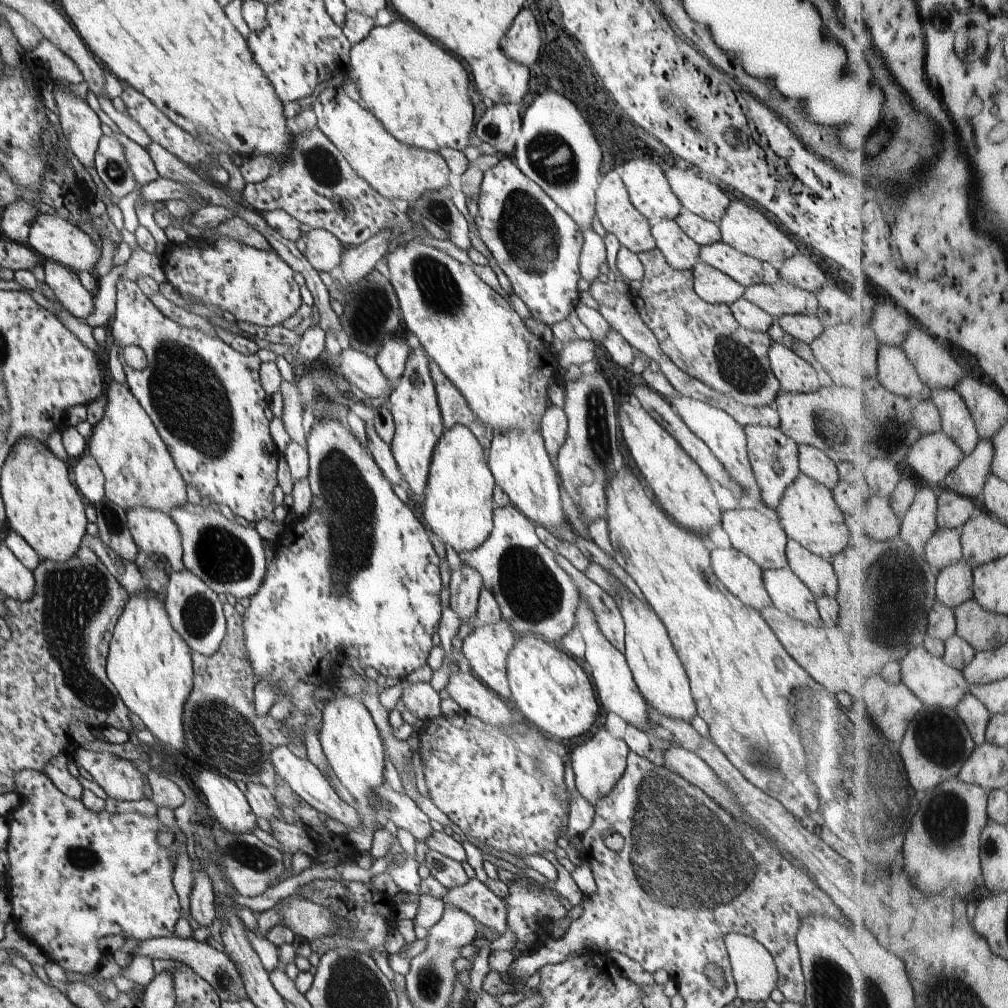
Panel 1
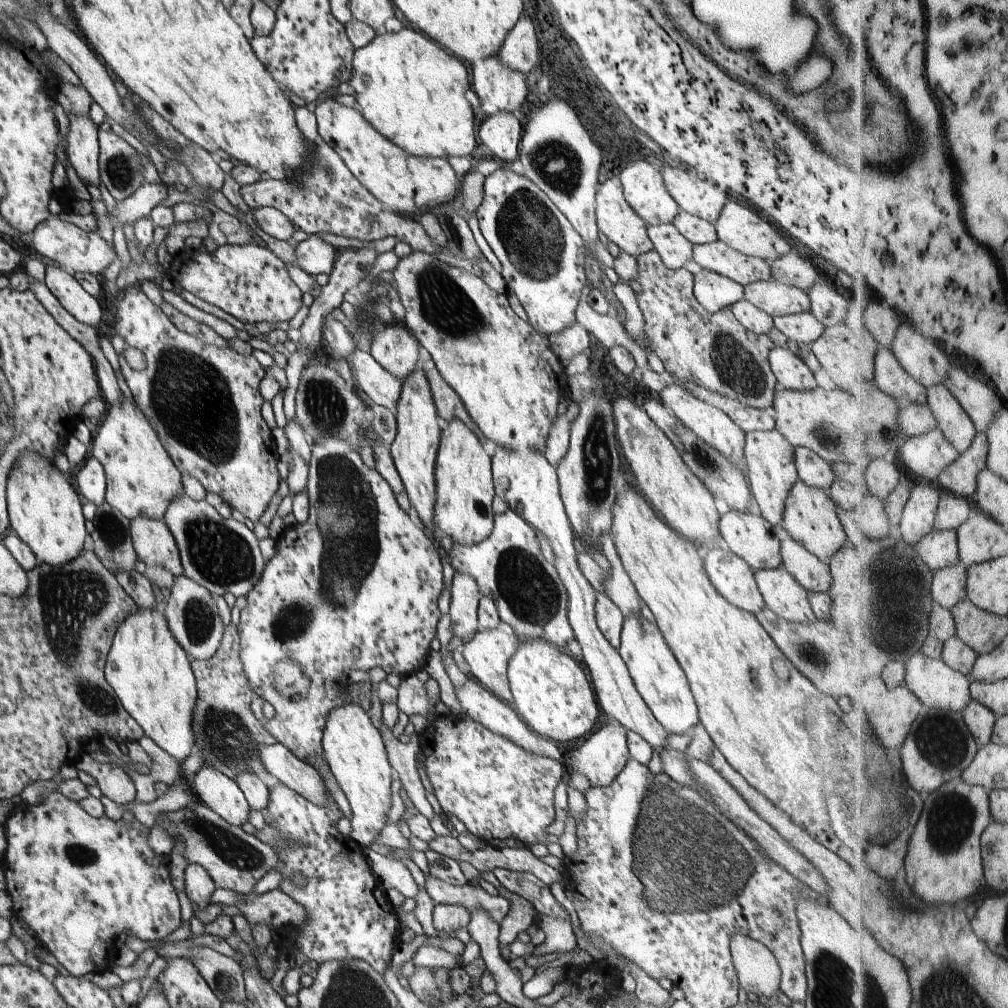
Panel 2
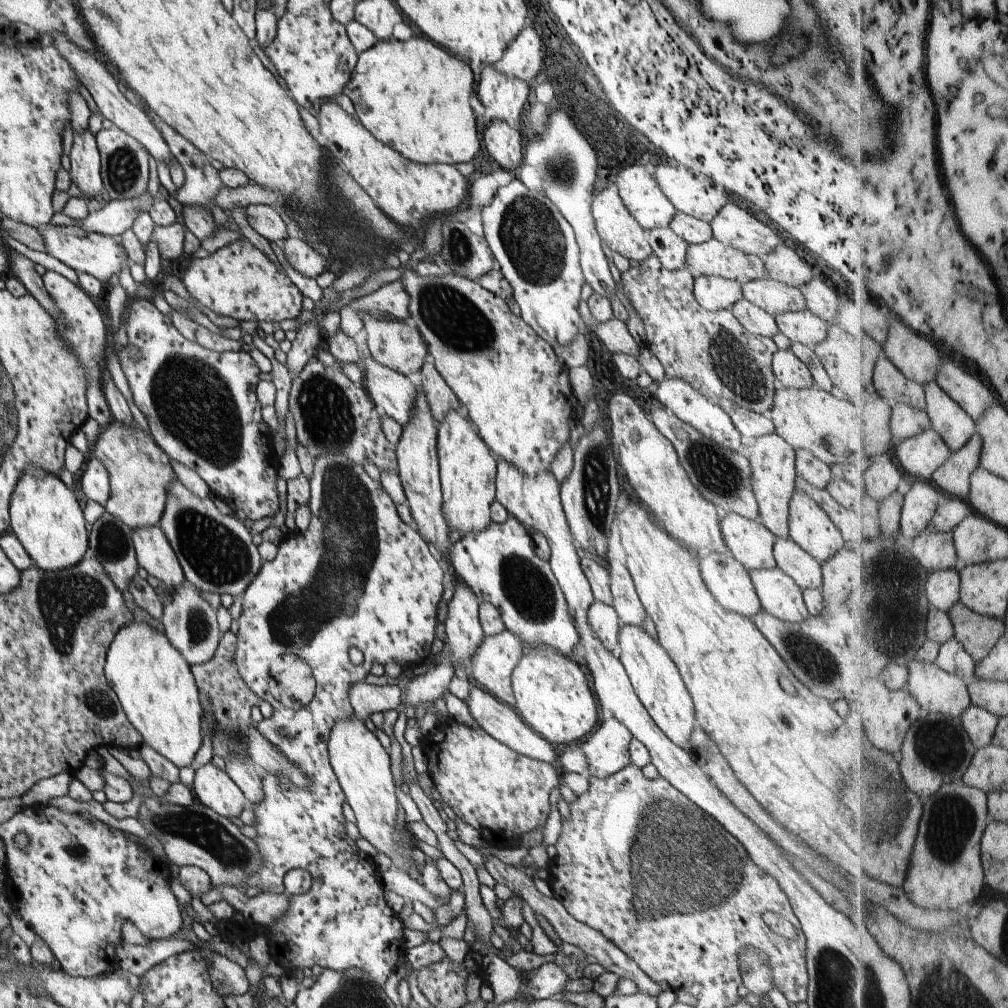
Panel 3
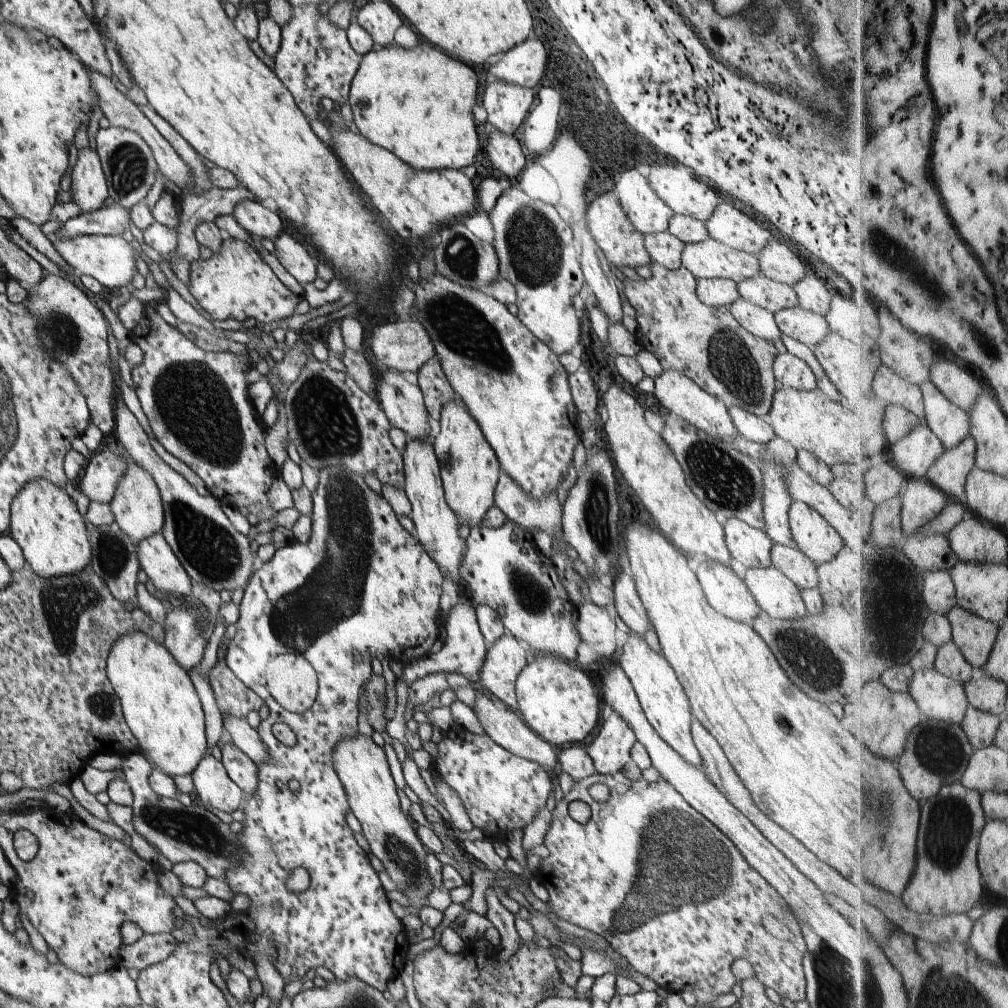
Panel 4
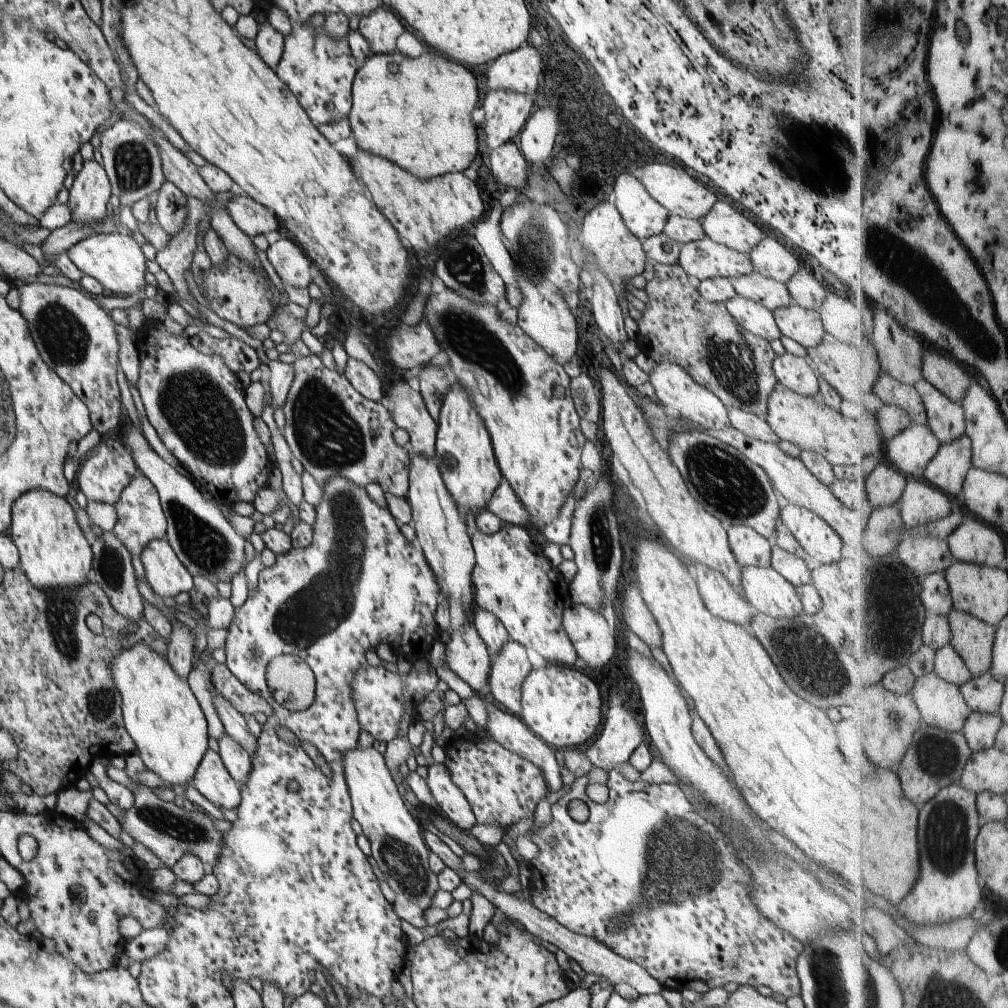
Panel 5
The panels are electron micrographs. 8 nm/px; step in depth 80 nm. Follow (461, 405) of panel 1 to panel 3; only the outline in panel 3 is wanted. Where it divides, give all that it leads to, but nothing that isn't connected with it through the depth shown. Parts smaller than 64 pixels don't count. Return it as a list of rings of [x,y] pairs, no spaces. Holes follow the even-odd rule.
[[[426,356],[419,371],[421,372],[420,385],[423,386],[426,398],[430,403],[433,417],[438,422],[441,423],[450,411],[462,410],[458,397],[438,372],[432,356]]]

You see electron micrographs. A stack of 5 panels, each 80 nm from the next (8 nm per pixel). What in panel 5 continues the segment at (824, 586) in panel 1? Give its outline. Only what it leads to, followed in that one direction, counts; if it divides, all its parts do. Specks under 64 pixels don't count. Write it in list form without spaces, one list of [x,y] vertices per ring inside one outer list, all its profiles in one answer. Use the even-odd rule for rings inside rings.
[[[776,544],[771,547],[771,565],[795,587],[812,584],[811,571],[805,560]]]

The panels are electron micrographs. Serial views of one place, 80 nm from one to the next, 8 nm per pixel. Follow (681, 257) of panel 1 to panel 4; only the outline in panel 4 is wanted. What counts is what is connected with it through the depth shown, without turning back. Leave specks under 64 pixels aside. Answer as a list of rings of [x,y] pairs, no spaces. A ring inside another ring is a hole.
[[[668,229],[645,235],[644,246],[651,260],[670,270],[676,270],[681,264],[681,254],[686,244],[676,238]]]

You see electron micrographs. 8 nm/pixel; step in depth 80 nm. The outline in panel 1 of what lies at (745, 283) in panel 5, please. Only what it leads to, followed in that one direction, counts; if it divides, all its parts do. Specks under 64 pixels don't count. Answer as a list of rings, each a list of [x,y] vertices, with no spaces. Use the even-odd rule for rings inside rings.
[[[759,283],[746,287],[743,299],[764,310],[773,319],[792,314],[816,315],[814,293],[786,283]]]

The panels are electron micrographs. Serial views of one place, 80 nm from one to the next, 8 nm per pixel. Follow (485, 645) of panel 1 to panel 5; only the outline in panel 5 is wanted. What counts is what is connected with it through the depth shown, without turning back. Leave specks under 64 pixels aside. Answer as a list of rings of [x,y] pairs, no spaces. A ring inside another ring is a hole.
[[[509,638],[491,659],[488,693],[512,714],[521,714],[521,684],[532,670],[525,648]]]

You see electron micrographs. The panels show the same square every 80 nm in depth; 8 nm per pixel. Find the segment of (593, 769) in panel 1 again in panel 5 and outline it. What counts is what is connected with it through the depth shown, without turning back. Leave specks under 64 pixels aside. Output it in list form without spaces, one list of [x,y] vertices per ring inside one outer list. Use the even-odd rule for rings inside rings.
[[[614,702],[606,714],[604,729],[585,753],[594,767],[609,773],[628,761],[645,738],[644,726],[638,724],[634,714],[620,702]]]

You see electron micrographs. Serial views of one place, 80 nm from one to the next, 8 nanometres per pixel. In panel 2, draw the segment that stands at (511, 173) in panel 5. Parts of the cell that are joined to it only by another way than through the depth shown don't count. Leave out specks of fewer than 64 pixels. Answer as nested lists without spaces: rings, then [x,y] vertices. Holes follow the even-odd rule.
[[[508,111],[488,115],[478,128],[478,138],[485,143],[491,154],[512,163],[518,156],[522,126],[518,118]]]

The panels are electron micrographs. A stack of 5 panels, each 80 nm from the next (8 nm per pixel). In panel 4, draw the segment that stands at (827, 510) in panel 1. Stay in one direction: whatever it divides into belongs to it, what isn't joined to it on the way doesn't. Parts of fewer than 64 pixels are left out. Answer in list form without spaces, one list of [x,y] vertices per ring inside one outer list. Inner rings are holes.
[[[791,501],[789,527],[796,546],[813,563],[829,561],[844,546],[842,537],[832,525],[809,504]]]

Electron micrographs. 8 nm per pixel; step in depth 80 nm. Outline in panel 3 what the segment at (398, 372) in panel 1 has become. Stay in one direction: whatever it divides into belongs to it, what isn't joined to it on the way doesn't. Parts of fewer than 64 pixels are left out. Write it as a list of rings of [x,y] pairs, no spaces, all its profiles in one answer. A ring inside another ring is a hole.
[[[358,311],[358,317],[362,319],[368,334],[368,350],[376,362],[403,374],[405,377],[411,372],[421,369],[426,358],[427,346],[418,327],[409,320],[380,320],[373,318],[367,311]]]

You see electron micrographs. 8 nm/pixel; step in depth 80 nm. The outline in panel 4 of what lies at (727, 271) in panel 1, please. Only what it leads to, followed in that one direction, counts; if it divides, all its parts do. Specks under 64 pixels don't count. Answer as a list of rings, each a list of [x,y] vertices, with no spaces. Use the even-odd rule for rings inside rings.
[[[712,238],[698,244],[685,245],[681,264],[696,280],[722,277],[739,283],[756,277],[761,272],[757,255],[728,247]]]

